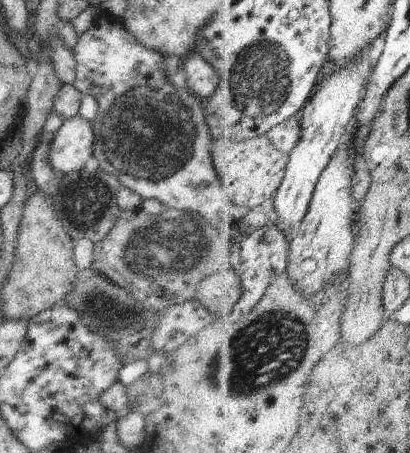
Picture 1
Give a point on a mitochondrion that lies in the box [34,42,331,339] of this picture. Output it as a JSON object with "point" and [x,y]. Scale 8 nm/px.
{"point":[138,139]}

